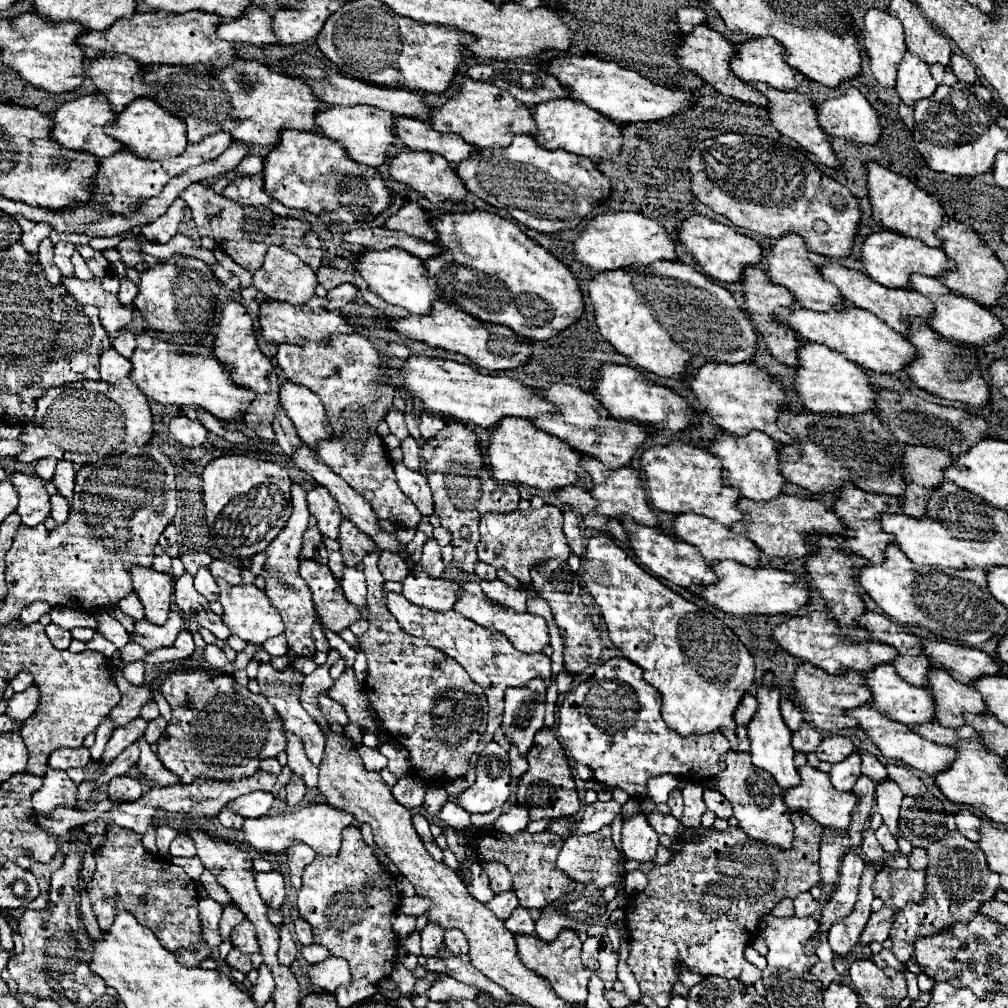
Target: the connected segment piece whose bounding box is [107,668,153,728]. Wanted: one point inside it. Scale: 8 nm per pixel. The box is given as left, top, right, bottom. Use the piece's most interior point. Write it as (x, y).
(132, 697)

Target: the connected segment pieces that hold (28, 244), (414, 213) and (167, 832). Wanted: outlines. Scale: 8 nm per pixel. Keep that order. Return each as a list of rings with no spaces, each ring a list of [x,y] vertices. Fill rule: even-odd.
[[[17,216],[17,222],[19,222],[21,228],[23,228],[23,236],[21,236],[23,248],[25,248],[31,256],[37,256],[39,242],[49,236],[51,228],[49,228],[47,224],[43,224],[43,222],[31,222],[31,220],[25,220],[25,218],[21,218],[21,216]]]
[[[415,202],[403,206],[397,214],[389,216],[387,222],[385,222],[385,228],[387,230],[407,232],[409,236],[421,238],[425,242],[435,242],[435,238],[437,238],[435,232],[433,232],[433,228],[429,226],[427,212],[419,204],[415,204]]]
[[[161,824],[159,830],[157,830],[157,848],[159,848],[159,854],[167,854],[169,852],[169,844],[171,840],[175,838],[177,830],[167,826],[167,824]]]

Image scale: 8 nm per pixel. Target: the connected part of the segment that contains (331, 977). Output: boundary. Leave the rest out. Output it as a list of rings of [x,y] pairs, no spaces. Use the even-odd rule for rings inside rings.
[[[335,956],[315,964],[309,972],[309,978],[325,992],[335,992],[339,986],[351,986],[351,972],[347,960]]]

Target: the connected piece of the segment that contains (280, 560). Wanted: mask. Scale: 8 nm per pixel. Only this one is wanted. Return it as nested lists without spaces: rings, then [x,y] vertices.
[[[299,484],[291,486],[291,502],[293,502],[291,520],[287,522],[287,528],[283,528],[283,532],[267,546],[267,558],[265,558],[261,576],[265,578],[267,598],[279,610],[279,614],[285,622],[285,636],[287,636],[289,652],[293,652],[295,656],[313,658],[317,648],[315,648],[315,640],[311,636],[311,626],[317,620],[317,612],[315,612],[315,604],[311,600],[311,592],[309,592],[305,580],[299,576],[299,552],[303,546],[303,532],[307,530],[311,514],[307,510],[305,490]]]

